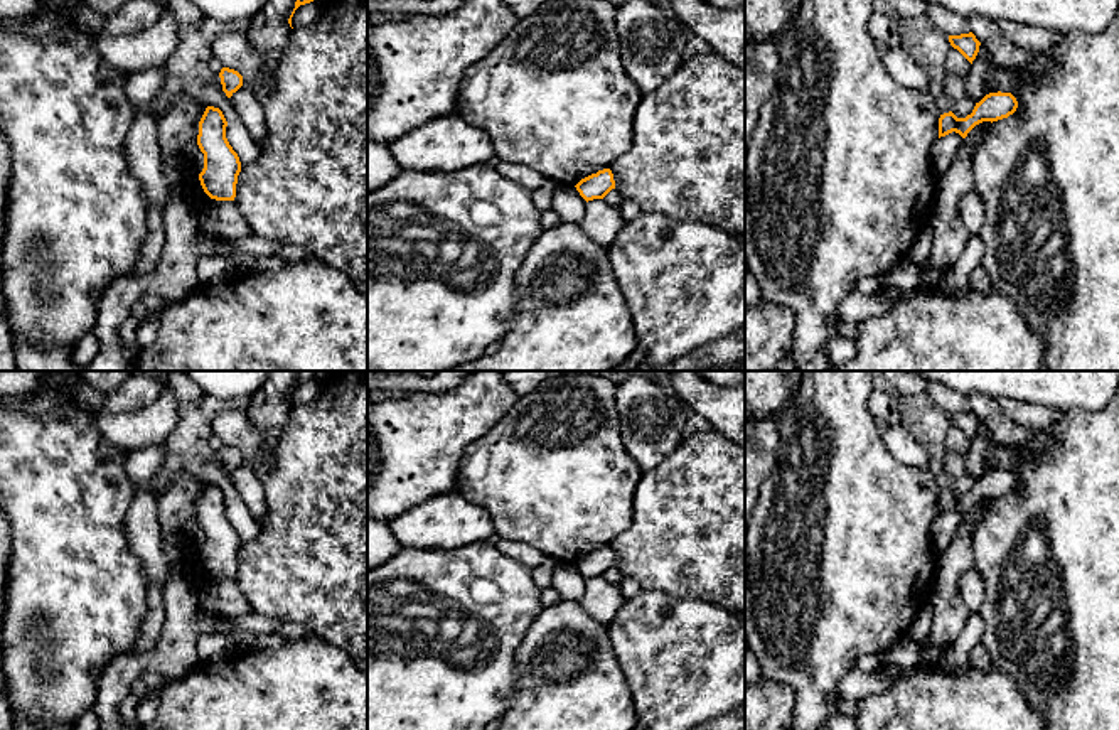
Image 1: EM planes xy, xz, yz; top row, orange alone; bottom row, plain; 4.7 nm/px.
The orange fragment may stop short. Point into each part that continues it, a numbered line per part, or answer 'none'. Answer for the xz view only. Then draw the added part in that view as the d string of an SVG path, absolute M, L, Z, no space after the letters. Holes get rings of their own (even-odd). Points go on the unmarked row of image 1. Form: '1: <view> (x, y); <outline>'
none

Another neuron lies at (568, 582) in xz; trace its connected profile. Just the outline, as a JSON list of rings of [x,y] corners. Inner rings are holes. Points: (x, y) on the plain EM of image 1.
[[[558,563],[551,587],[563,600],[578,600],[585,592],[586,578],[580,573],[575,563]]]

